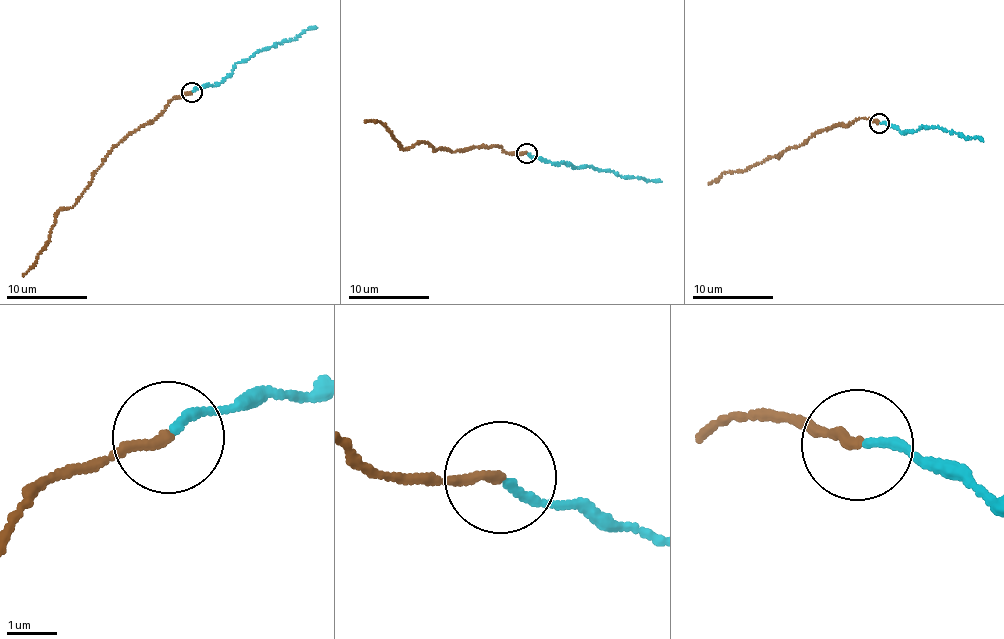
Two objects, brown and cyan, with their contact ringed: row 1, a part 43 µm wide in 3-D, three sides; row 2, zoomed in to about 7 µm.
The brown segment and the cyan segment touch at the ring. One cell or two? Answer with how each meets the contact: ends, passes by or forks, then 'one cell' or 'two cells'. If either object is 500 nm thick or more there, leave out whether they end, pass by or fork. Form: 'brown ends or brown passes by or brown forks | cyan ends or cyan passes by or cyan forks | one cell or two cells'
brown ends | cyan ends | one cell

